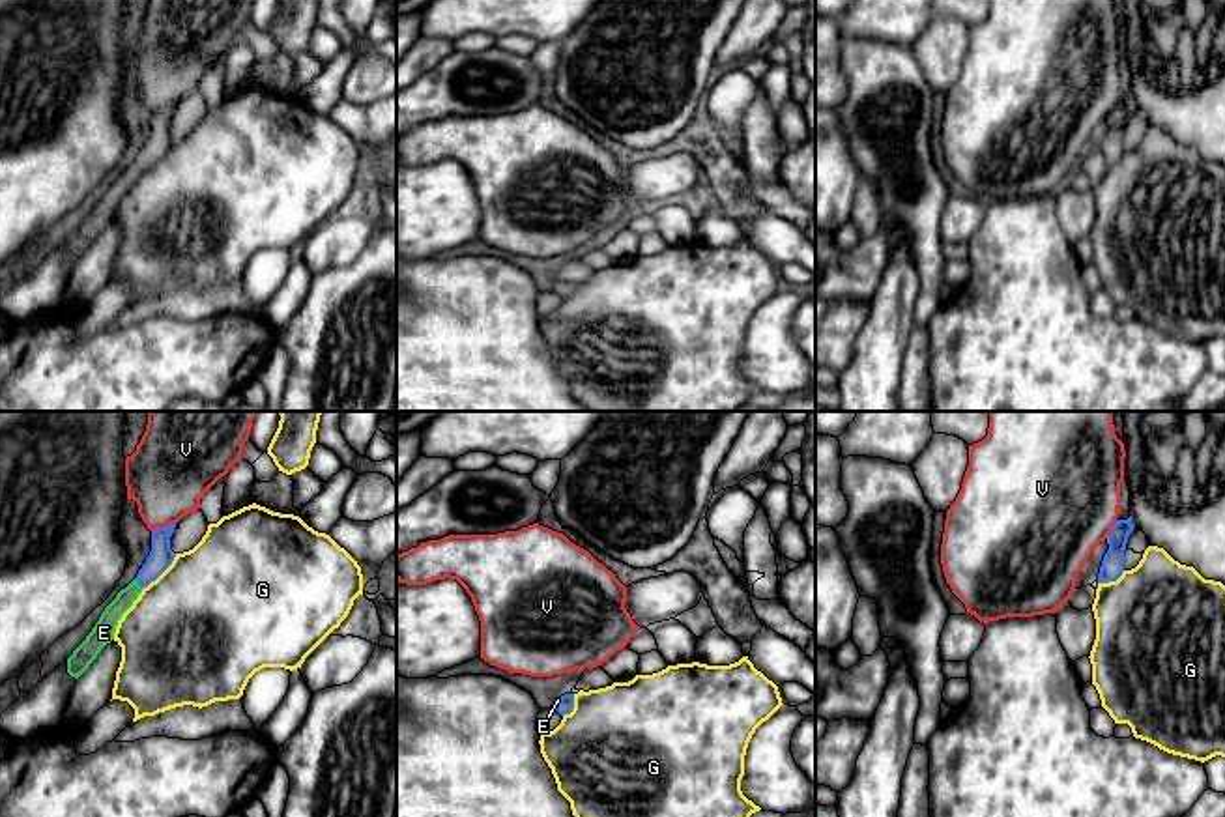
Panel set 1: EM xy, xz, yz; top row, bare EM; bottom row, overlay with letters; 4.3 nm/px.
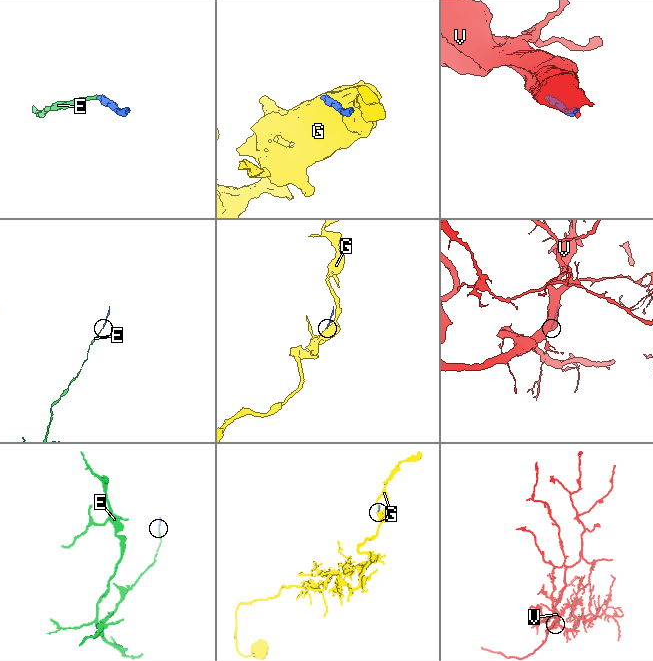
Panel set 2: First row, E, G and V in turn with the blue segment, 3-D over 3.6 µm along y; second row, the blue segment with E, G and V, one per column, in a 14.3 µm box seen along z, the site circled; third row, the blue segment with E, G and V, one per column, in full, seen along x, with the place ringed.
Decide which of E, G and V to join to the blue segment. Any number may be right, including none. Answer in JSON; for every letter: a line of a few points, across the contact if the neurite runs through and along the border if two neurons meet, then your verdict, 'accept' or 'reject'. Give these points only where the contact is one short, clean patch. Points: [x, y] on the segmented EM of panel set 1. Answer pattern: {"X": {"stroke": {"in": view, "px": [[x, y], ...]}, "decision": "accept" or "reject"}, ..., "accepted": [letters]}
{"E": {"stroke": {"in": "xy", "px": [[161, 556], [139, 584], [113, 612], [105, 627]]}, "decision": "accept"}, "G": {"stroke": {"in": "xy", "px": [[176, 554], [143, 589]]}, "decision": "reject"}, "V": {"decision": "reject"}, "accepted": ["E"]}

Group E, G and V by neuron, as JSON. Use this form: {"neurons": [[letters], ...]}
{"neurons": [["E"], ["G"], ["V"]]}

